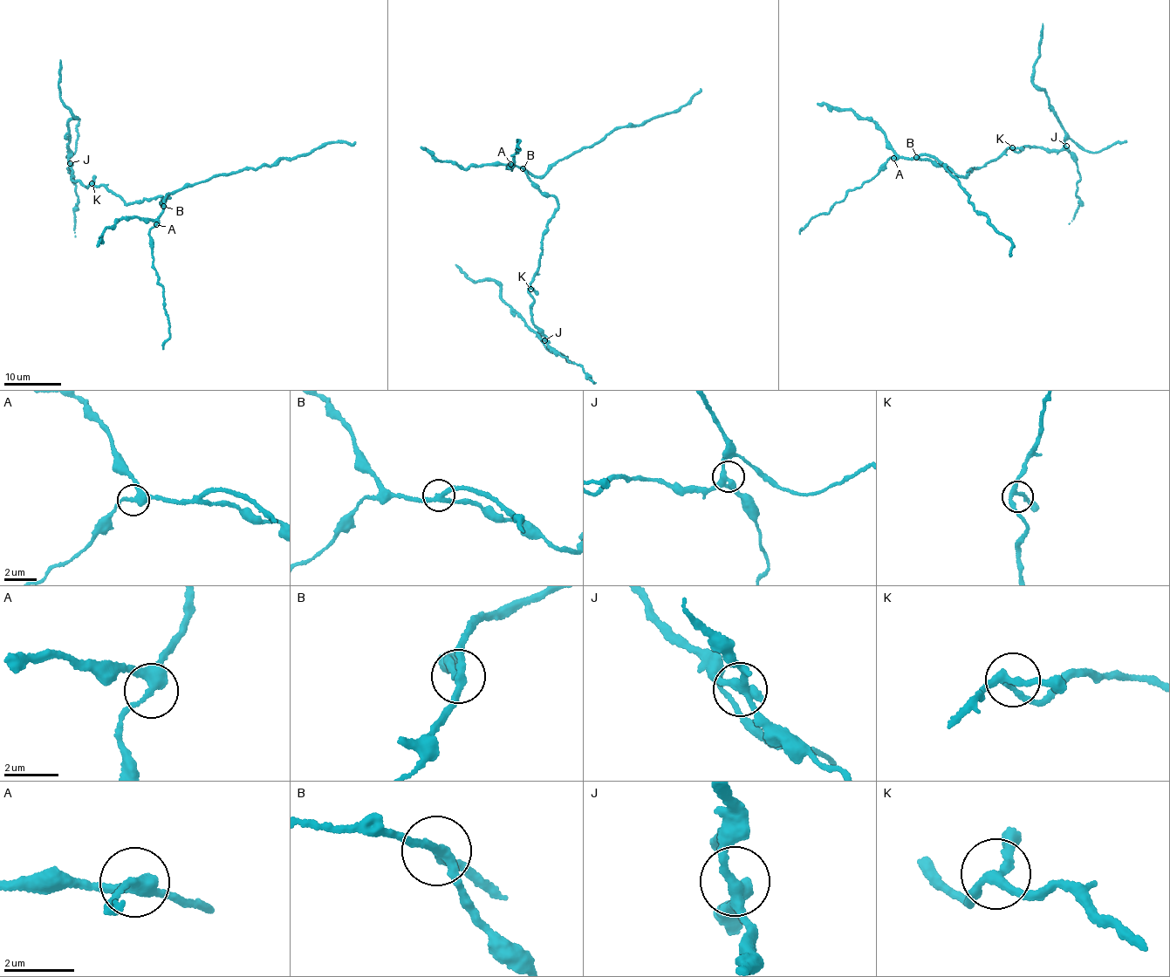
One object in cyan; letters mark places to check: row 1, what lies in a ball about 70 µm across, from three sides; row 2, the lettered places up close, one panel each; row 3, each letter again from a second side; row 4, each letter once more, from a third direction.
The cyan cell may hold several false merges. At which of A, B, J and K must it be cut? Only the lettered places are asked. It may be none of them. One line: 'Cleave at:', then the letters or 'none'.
Cleave at: A, B

